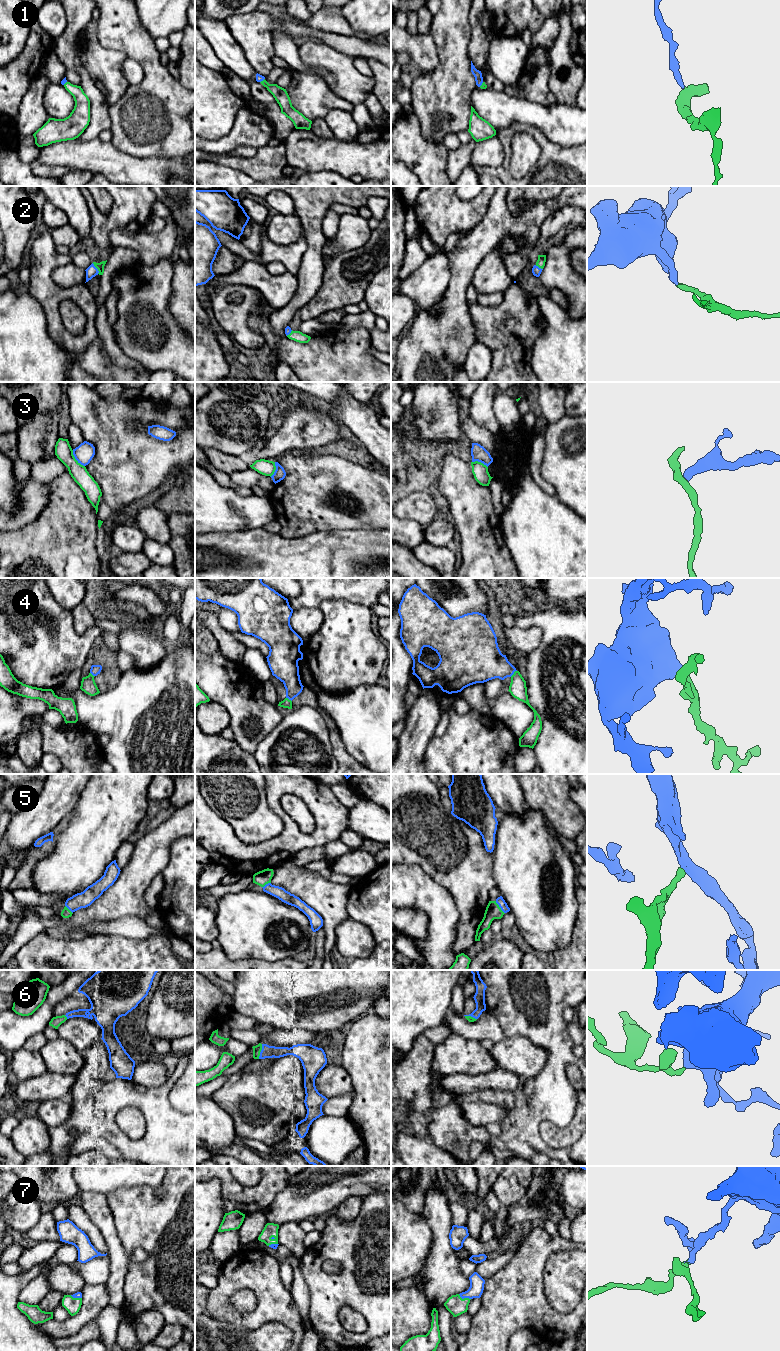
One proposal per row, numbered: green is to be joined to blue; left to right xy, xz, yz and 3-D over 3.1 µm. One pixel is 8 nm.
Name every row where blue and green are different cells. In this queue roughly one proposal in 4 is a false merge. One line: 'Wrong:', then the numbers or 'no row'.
Wrong: 3

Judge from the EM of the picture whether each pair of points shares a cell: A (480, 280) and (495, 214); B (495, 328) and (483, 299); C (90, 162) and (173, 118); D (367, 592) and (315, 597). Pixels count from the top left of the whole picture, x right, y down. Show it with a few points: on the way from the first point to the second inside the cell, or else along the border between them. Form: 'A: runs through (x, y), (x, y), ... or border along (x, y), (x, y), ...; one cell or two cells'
A: border along (501, 240), (483, 259), (472, 277); two cells
B: border along (504, 293), (494, 306), (482, 306), (476, 301); two cells
C: border along (110, 143), (121, 151), (138, 157); two cells
D: runs through (354, 590), (328, 590); one cell

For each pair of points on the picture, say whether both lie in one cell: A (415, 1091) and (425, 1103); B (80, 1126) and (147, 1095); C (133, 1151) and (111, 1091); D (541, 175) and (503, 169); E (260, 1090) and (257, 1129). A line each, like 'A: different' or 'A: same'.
A: same
B: different
C: same
D: same
E: same

